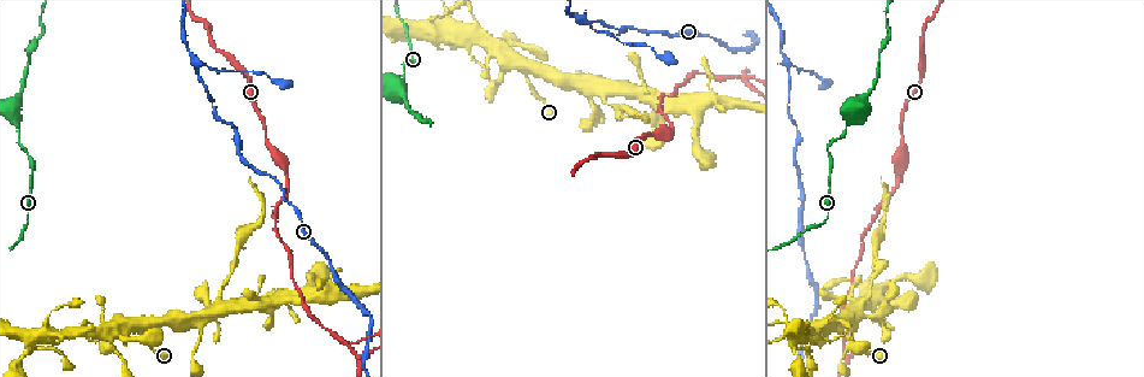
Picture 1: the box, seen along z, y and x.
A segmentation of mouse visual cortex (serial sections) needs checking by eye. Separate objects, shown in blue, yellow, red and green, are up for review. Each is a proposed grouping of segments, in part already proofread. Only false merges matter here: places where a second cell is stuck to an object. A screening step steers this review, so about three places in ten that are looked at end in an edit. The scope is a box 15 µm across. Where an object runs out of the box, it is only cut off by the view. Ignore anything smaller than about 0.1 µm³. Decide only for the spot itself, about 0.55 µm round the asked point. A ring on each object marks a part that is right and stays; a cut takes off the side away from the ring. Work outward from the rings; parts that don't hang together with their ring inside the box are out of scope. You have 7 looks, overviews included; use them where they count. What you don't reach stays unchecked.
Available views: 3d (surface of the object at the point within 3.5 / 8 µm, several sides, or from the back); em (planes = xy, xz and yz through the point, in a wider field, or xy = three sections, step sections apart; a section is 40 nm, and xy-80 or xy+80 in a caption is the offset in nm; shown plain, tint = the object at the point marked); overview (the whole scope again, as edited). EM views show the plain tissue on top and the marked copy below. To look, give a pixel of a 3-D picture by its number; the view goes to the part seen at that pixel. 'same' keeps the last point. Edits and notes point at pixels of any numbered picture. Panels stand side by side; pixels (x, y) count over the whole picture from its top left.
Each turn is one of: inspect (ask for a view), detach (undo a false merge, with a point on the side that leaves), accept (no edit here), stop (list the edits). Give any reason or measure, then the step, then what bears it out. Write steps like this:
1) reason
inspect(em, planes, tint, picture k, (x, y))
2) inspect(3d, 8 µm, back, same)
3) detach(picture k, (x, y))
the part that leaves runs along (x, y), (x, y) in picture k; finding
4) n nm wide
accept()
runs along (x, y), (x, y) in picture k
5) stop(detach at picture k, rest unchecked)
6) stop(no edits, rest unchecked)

sudden change in width
inspect(3d, 3.5 µm, picture 1, (869, 296))

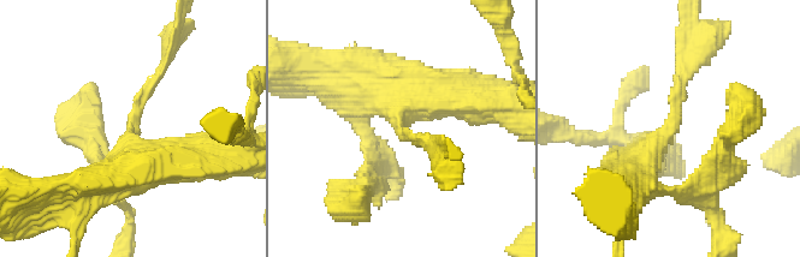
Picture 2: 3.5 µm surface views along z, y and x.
inspect(em, xy, step 1, tint, picture 2, (404, 130))

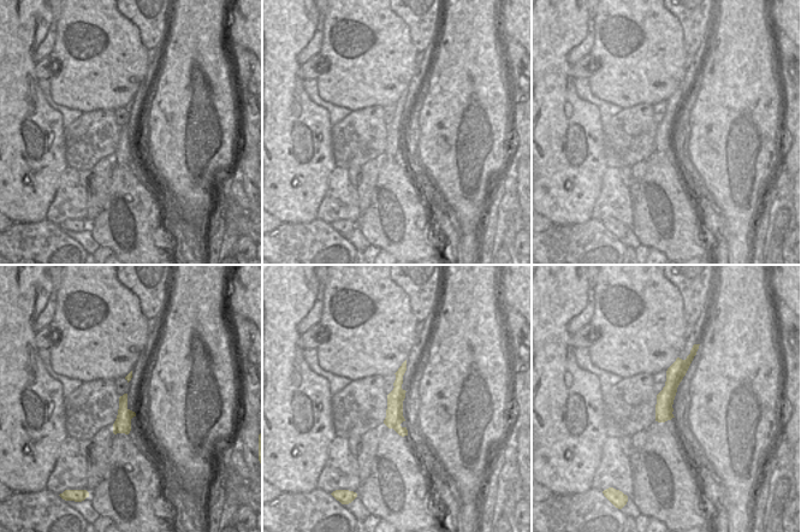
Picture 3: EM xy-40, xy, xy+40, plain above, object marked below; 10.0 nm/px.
arms of 150, 500 nm
detach(picture 2, (685, 72))
the part that leaves runs along (675, 103), (709, 41), (699, 30) in picture 2; a second cell is stuck on

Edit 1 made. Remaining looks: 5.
narrows sharply
inspect(3d, 8 µm, picture 1, (116, 338))

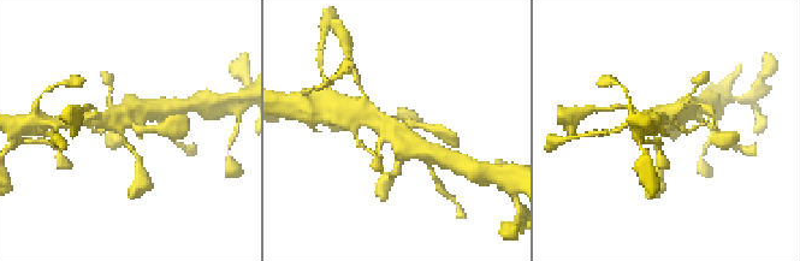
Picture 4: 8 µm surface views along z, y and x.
closer look
inspect(3d, 3.5 µm, picture 4, (126, 125))

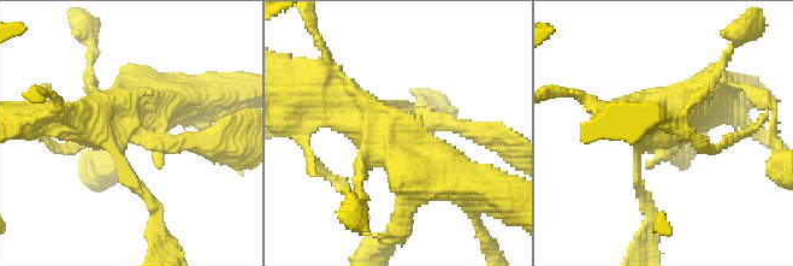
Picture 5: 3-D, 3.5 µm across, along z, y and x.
now the EM
inspect(em, xy, step 1, tint, picture 5, (400, 130))

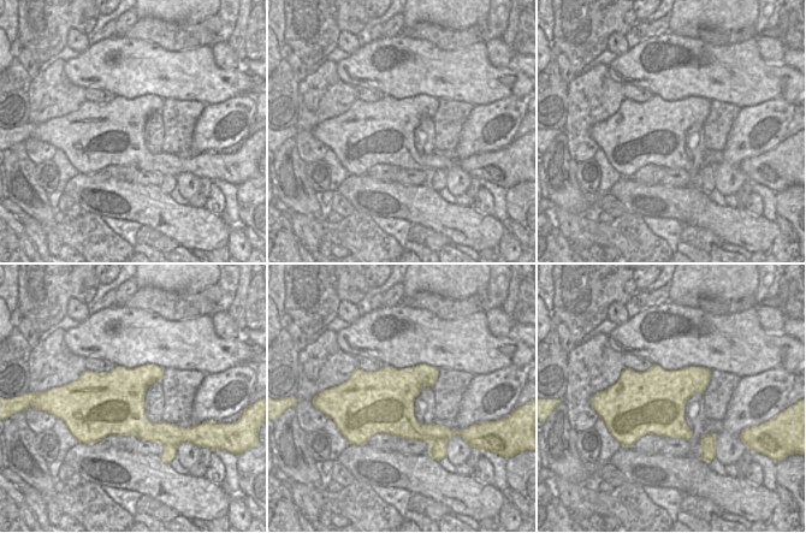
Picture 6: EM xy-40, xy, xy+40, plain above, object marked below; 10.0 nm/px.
accept()
runs along (449, 175), (319, 98) in picture 5; all the same cell

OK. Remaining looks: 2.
three-way junction
inspect(3d, 3.5 µm, picture 1, (787, 64))

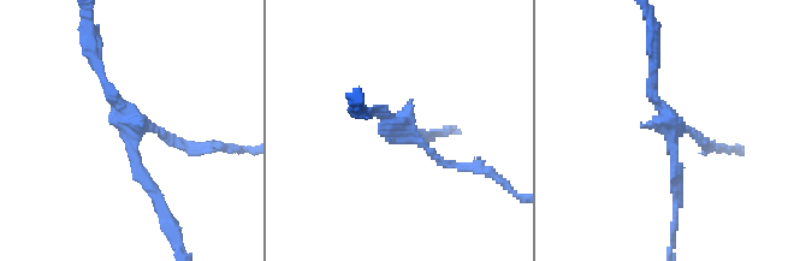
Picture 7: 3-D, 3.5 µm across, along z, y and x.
inspect(em, xy, step 1, tint, picture 7, (407, 132))

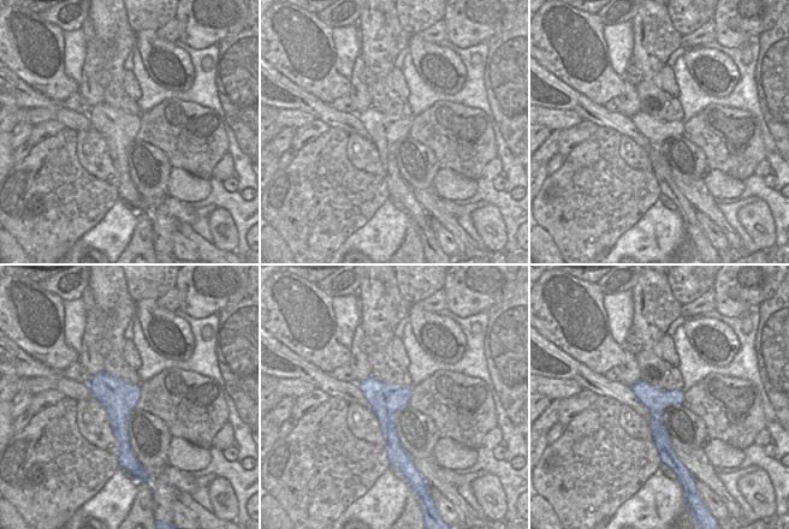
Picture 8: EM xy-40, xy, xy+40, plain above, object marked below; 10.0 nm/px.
320 nm wide
accept()
runs along (640, 384), (669, 451) in picture 8; one cell here

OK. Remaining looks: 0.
stop(detach at picture 2, rest unchecked)

